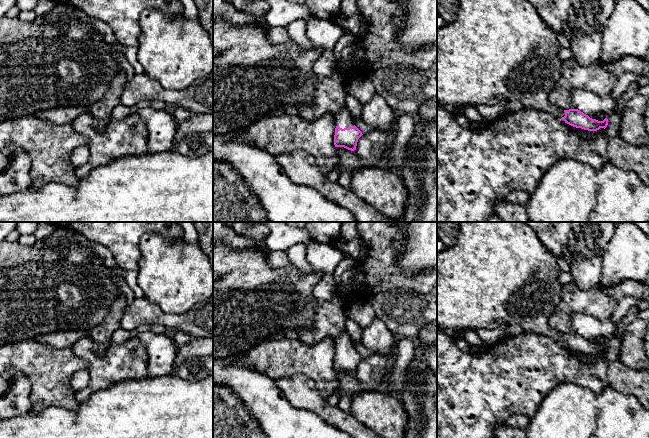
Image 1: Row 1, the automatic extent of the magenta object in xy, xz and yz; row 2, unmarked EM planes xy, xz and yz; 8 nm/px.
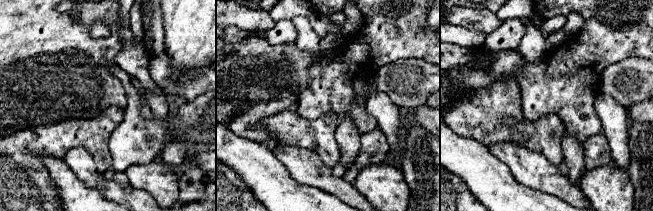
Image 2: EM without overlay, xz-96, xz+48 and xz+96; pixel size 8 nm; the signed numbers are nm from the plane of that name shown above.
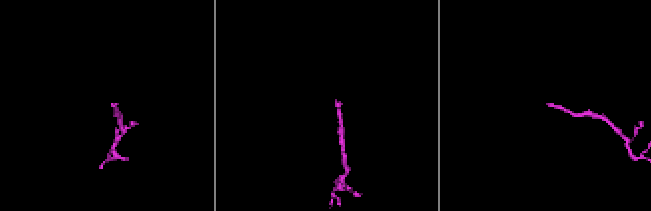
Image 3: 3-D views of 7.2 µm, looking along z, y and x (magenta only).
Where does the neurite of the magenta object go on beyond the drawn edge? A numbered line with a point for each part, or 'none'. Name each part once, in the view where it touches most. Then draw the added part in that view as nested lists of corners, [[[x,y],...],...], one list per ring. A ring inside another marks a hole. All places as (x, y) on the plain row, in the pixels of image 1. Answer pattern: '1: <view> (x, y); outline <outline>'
1: xz (344, 343); outline [[[343,331],[335,340],[336,350],[344,353],[354,350],[354,345],[349,333]]]

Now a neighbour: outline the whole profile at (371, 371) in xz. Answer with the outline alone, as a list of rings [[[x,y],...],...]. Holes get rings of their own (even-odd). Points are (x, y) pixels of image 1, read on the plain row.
[[[373,352],[369,357],[362,359],[357,366],[356,375],[361,382],[363,392],[378,391],[385,381],[388,372],[387,358]]]

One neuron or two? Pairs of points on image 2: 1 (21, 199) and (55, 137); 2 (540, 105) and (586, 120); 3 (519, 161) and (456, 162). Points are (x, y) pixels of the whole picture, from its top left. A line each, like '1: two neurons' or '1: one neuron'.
1: one neuron
2: one neuron
3: two neurons

